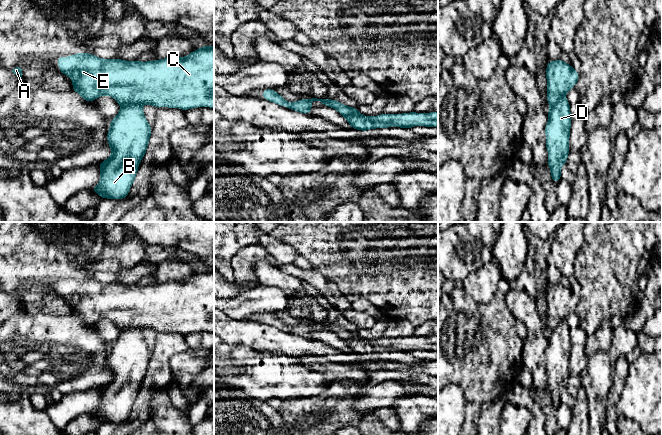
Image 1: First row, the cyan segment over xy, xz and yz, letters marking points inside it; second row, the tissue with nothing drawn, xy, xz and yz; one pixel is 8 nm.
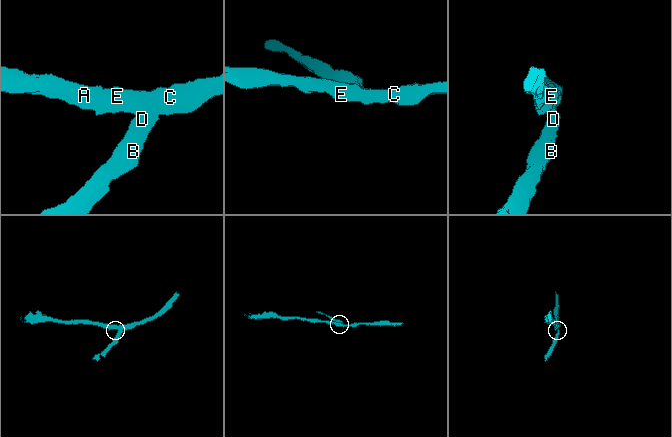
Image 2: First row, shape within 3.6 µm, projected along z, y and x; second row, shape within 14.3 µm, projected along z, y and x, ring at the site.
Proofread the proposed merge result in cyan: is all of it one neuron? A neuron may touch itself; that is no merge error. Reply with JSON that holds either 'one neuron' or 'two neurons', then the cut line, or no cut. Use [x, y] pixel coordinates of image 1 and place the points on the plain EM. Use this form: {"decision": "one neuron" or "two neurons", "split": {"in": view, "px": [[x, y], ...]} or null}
{"decision": "two neurons", "split": {"in": "xz", "px": [[365, 340], [373, 345], [389, 350]]}}

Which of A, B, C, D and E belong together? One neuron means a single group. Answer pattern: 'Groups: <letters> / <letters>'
Groups: A C E / B D

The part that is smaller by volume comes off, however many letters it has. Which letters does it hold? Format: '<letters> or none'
B, D

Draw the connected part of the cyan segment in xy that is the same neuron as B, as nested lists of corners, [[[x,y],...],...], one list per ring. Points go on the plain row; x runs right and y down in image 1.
[[[141,327],[121,330],[107,357],[112,379],[98,387],[100,407],[91,414],[102,423],[126,422],[146,377],[151,357],[152,352],[144,340]]]

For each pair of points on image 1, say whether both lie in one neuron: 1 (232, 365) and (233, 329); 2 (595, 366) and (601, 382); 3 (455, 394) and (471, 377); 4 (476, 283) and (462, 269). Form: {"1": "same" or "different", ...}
{"1": "different", "2": "same", "3": "different", "4": "different"}

